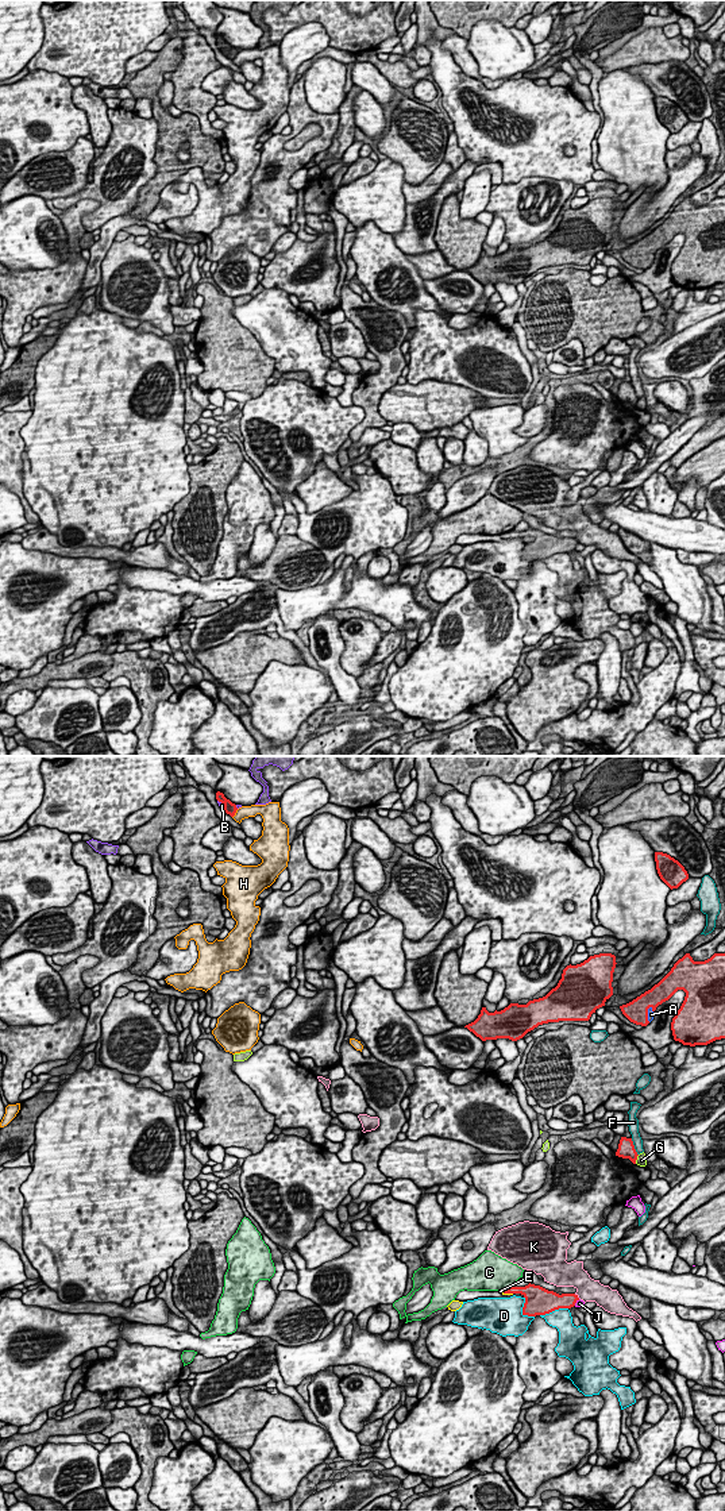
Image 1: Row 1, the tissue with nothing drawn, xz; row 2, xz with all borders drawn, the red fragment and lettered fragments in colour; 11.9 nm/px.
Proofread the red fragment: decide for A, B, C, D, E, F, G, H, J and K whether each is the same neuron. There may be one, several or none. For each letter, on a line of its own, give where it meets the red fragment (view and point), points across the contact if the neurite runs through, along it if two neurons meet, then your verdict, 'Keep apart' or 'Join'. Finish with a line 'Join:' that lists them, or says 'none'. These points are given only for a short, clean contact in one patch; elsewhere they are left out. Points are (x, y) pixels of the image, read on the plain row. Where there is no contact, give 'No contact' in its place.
A: Touches red at xz (647, 258). Join
B: Touches red at xz (222, 46). Boundary: xz (218, 43), (223, 51). Keep apart
C: Touches red at xz (506, 532). Boundary: xz (513, 528), (501, 535). Keep apart
D: Touches red at xz (523, 554). Keep apart
E: Touches red at xz (506, 536). Path across: xz (527, 535), (506, 536), (500, 535). Join
F: Touches red at xz (633, 390). Keep apart
G: Touches red at xz (636, 403). Keep apart
H: Touches red at xz (235, 56). Keep apart
J: Touches red at xz (575, 546). Keep apart
K: Touches red at xz (577, 539). Keep apart
Join: A, E

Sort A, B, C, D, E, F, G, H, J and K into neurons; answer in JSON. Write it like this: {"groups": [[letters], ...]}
{"groups": [["A", "E"], ["B"], ["C"], ["D"], ["F"], ["G"], ["H"], ["J"], ["K"]]}

